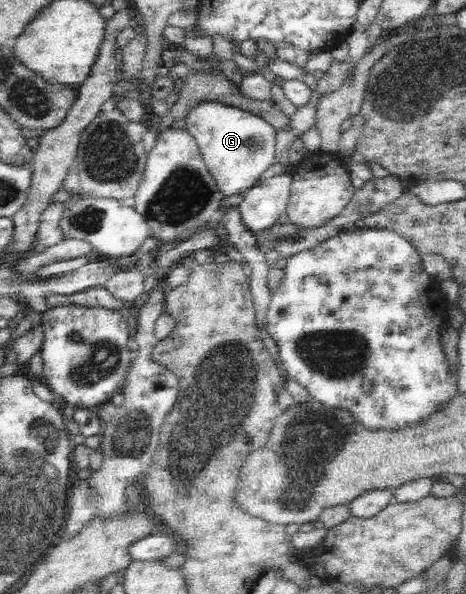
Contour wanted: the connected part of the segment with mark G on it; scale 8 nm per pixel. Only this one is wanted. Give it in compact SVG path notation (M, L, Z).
M203 99L185 114L186 130L194 135L203 162L225 197L244 194L274 162L277 129L251 111Z

